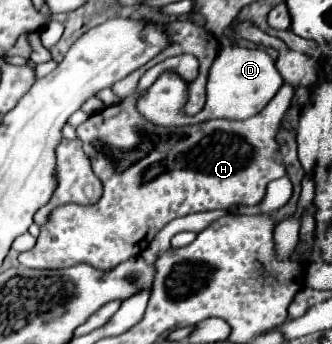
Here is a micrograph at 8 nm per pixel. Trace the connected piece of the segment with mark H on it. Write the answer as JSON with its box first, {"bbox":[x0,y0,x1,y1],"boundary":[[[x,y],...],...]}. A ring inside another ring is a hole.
{"bbox":[20,84,294,270],"boundary":[[[283,84],[276,96],[258,116],[248,120],[208,120],[194,126],[162,128],[146,122],[134,108],[138,94],[124,98],[120,104],[108,106],[94,114],[90,120],[76,128],[82,148],[92,162],[94,174],[104,184],[102,198],[96,206],[69,203],[52,210],[48,222],[42,224],[38,242],[32,250],[20,254],[20,264],[26,268],[68,268],[74,264],[92,264],[94,268],[110,270],[120,262],[142,250],[142,244],[150,242],[170,220],[206,210],[226,210],[232,204],[254,206],[264,198],[266,184],[276,180],[284,172],[284,164],[274,158],[278,152],[276,134],[280,122],[290,108],[294,87]]]}

